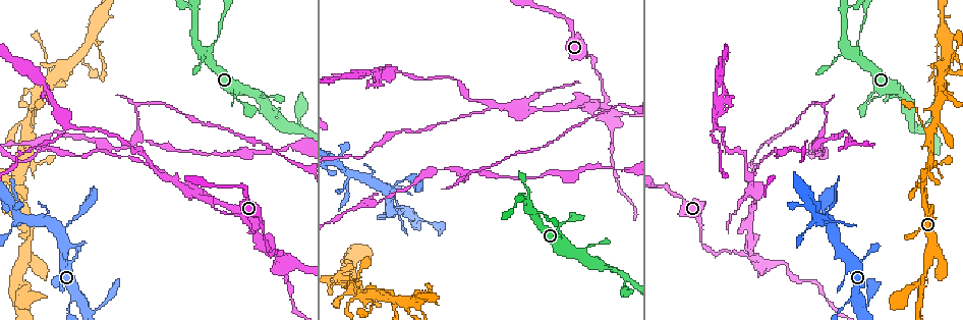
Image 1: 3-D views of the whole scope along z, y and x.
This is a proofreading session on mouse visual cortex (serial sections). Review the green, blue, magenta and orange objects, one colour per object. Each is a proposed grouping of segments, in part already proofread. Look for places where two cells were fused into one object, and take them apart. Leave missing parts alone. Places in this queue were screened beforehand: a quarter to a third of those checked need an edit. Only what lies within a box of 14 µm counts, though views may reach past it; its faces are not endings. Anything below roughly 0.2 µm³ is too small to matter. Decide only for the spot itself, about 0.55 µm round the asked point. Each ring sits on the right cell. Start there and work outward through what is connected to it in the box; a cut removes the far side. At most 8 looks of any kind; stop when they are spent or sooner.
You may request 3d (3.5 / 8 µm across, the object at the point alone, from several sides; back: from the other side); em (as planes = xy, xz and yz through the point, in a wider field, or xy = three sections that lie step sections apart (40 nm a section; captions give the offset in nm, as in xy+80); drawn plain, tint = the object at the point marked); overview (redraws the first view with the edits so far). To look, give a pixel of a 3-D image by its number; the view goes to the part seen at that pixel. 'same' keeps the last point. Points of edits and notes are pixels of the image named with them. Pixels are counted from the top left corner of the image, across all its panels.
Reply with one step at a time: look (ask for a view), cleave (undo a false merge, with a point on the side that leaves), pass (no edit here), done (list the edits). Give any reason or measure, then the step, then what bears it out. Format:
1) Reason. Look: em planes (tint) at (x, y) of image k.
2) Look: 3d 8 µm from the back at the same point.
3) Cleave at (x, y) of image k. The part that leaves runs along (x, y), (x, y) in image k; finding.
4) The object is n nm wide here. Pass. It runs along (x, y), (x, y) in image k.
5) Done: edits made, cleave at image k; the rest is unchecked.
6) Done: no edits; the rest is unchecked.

Sharp bend. Look: 3d 3.5 µm at (16, 178) of image 1.

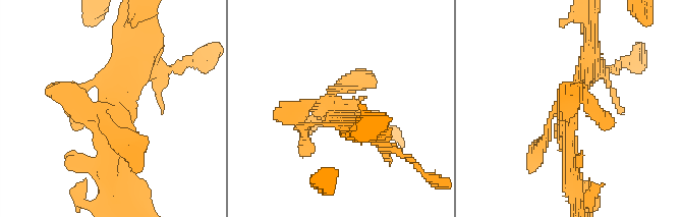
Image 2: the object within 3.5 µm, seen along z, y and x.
Look: em xy step 1 (tint) at (345, 108) of image 2.

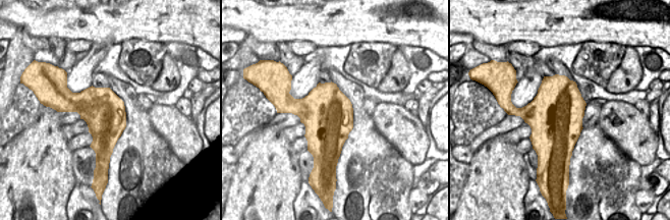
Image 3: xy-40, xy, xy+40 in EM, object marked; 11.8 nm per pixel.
The object is 600 nm wide here. Pass. It runs along (110, 178), (116, 103), (134, 53) in image 2; continuous, no second cell.

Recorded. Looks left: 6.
Thin arm on a thick one. Look: 3d 3.5 µm at (816, 219) of image 1.

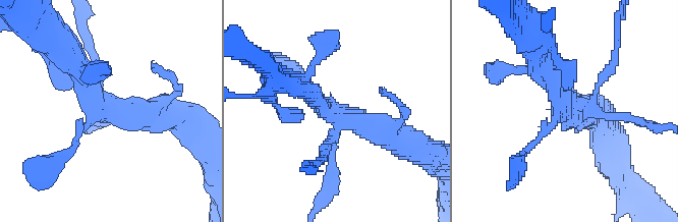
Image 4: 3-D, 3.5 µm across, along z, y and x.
Look: em xy step 5 (tint) at (100, 104) of image 4.

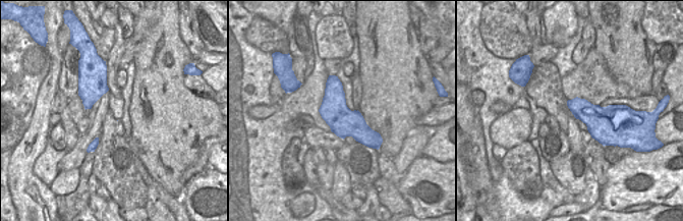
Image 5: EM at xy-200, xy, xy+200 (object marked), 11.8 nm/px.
Pass. It runs along (160, 114), (103, 108), (65, 55) in image 4; all the same cell.

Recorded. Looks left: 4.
Sharp bend. Look: 3d 3.5 µm at (86, 309) of image 1.

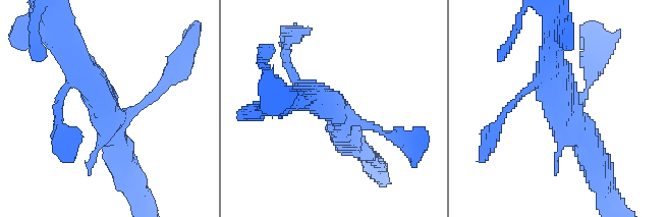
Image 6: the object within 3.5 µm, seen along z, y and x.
Look: em xy step 1 (tint) at (338, 111) of image 6.

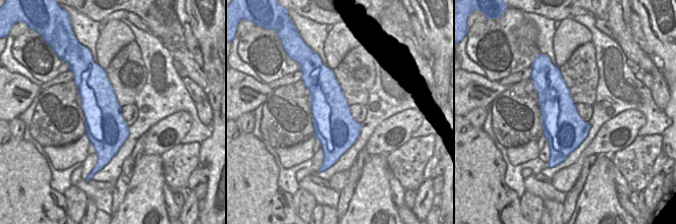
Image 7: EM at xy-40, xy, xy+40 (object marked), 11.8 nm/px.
Pass. It runs along (302, 100), (322, 100), (387, 136) in image 6; one cell here.

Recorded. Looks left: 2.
Done: no edits; the rest is unchecked.

